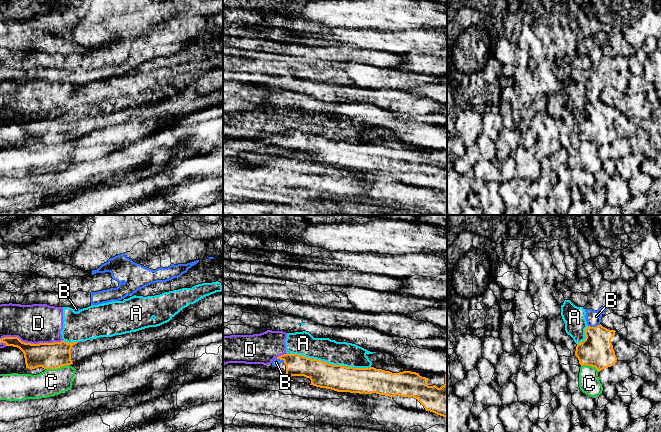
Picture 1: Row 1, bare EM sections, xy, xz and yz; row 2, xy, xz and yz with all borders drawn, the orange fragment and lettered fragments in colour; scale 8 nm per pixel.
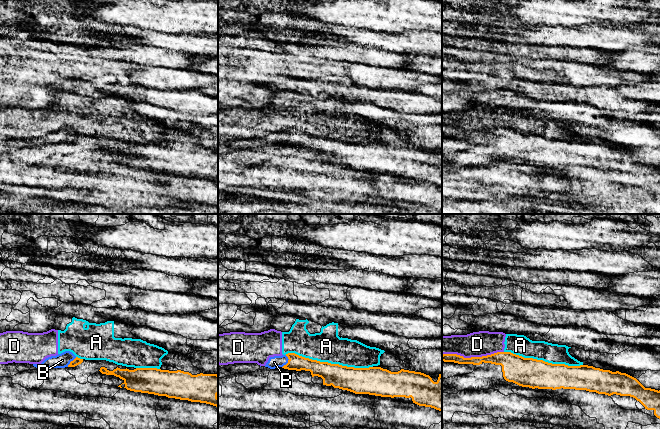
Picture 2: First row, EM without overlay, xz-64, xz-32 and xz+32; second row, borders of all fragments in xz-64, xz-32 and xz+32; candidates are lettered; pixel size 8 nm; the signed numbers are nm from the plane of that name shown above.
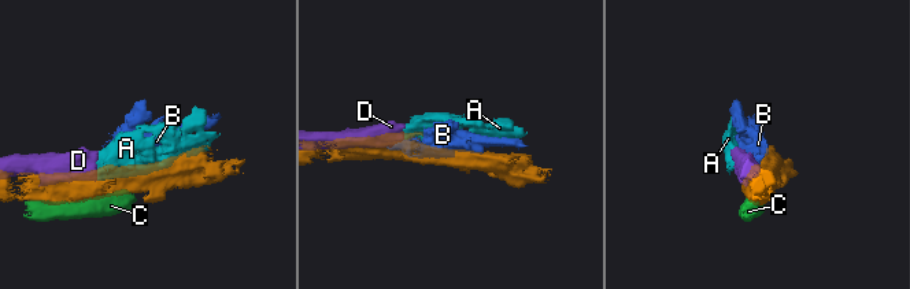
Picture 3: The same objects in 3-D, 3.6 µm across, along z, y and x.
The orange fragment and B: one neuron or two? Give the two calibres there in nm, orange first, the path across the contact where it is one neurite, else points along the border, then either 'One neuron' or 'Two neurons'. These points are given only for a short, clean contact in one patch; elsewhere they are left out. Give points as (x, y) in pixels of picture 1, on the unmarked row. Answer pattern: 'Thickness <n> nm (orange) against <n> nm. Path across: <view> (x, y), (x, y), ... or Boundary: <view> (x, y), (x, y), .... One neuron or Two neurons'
Thickness 260 nm (orange) against 130 nm. Boundary: yz (600, 100), (588, 102). Two neurons

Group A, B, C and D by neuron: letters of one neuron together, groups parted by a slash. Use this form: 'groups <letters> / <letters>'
groups A D / B / C

